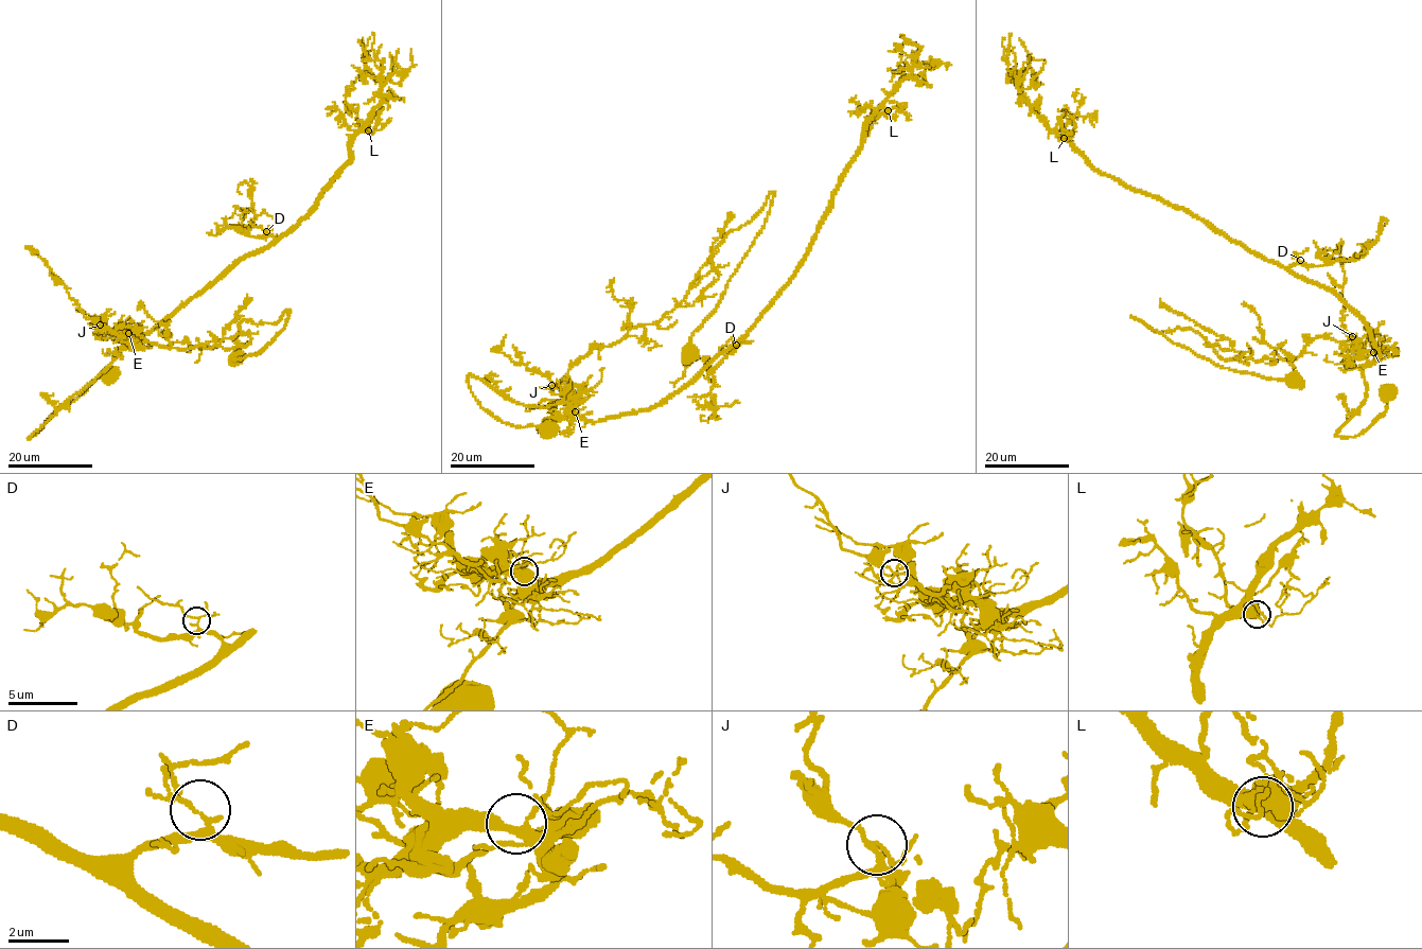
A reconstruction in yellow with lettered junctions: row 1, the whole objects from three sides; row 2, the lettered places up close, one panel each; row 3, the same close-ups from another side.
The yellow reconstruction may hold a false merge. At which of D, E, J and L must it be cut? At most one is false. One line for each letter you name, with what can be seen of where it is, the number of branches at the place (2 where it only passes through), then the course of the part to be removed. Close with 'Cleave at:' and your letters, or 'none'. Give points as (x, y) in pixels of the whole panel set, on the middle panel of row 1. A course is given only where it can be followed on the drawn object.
J: Place: (551, 385). Branches: 4. Course of the part to remove: (552, 385), (599, 346), (692, 304), (719, 276), (713, 251), (772, 192), (765, 225), (692, 336), (686, 364)
Cleave at: J

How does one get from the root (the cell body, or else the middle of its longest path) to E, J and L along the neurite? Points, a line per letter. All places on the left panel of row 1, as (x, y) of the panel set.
E: (107, 374), (102, 374), (78, 397), (63, 404), (29, 438), (109, 366), (123, 350), (128, 333)
J: (107, 374), (102, 374), (78, 397), (63, 404), (29, 438), (123, 350), (128, 334), (112, 333), (101, 324)
L: (107, 374), (29, 438), (129, 338), (152, 332), (301, 221), (350, 160), (349, 142), (368, 130)

